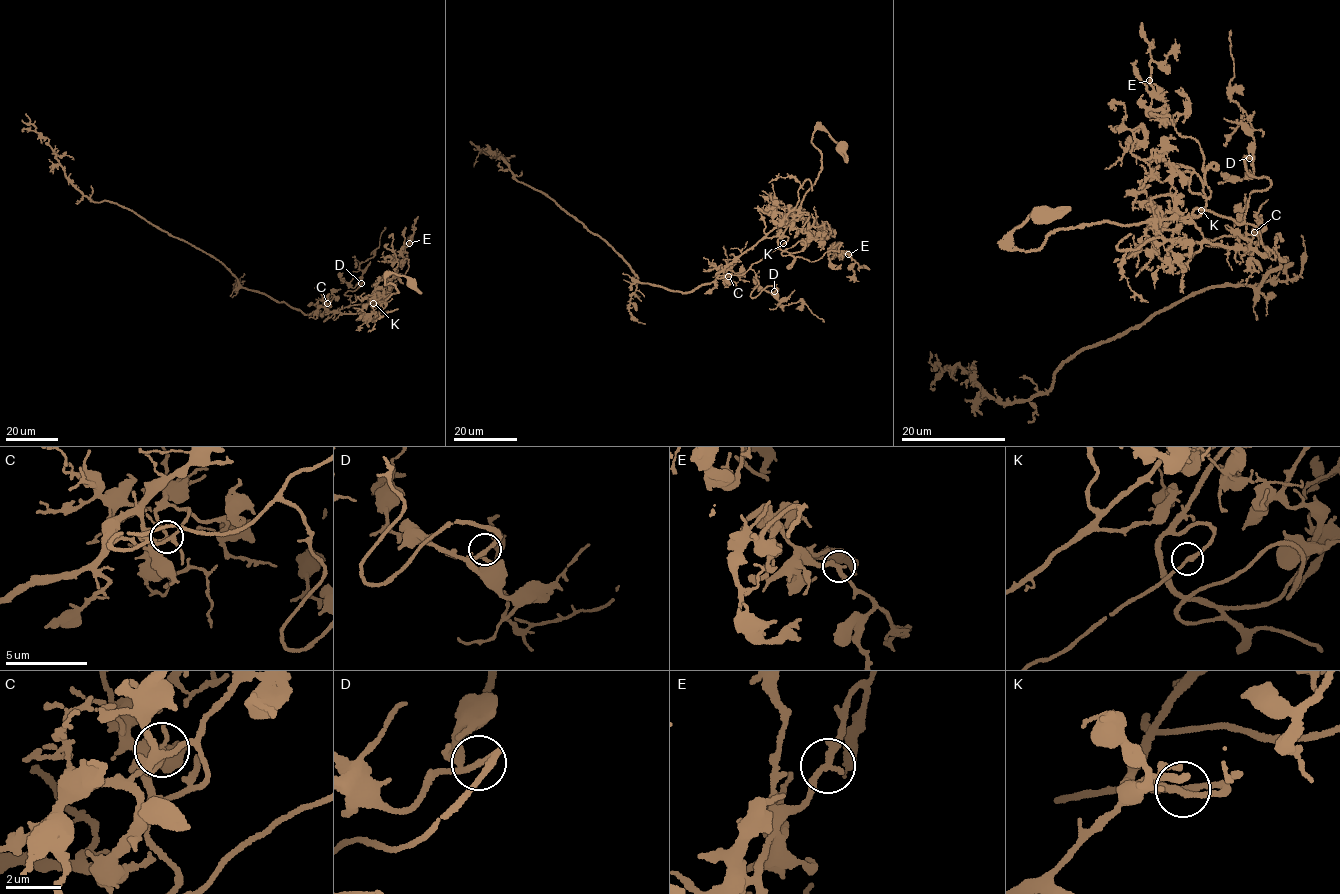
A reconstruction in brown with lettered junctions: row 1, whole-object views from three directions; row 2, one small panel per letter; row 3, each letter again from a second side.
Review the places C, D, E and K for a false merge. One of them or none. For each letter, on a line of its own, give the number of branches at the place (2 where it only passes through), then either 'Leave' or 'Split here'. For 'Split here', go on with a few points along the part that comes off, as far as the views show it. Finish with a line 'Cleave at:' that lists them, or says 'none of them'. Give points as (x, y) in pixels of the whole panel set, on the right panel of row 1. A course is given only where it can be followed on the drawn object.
C: Branches: 2. Split here. Course of the part to remove: (1255, 233), (1288, 261), (1262, 285), (1195, 292), (1049, 390), (1008, 403), (939, 373), (967, 367)
D: Branches: 2. Leave
E: Branches: 2. Leave
K: Branches: 2. Leave
Cleave at: C

